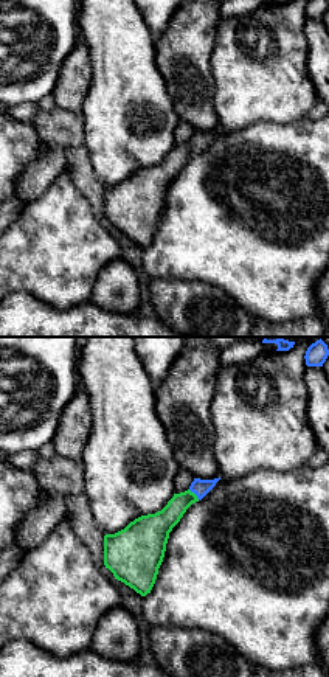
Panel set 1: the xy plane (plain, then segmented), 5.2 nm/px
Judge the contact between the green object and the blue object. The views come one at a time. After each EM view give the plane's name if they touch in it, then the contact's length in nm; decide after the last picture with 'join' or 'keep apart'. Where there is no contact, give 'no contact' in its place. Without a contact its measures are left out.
meets green in xy; contact 80 nm long

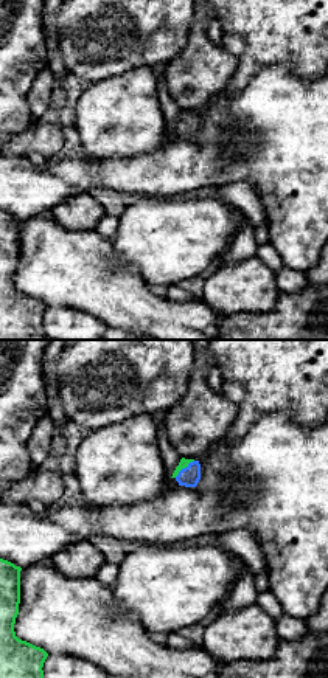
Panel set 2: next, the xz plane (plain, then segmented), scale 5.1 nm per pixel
meets green in xz; contact 140 nm long

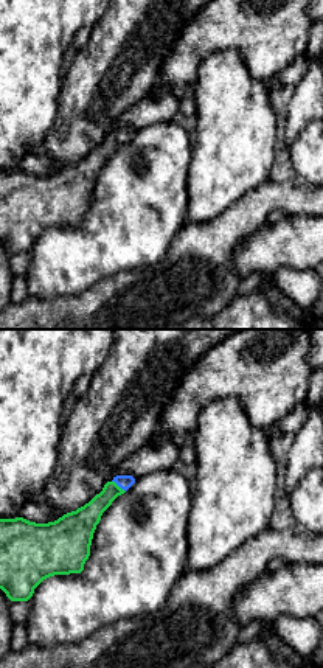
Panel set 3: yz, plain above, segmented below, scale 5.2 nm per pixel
meets green in yz; contact 90 nm long

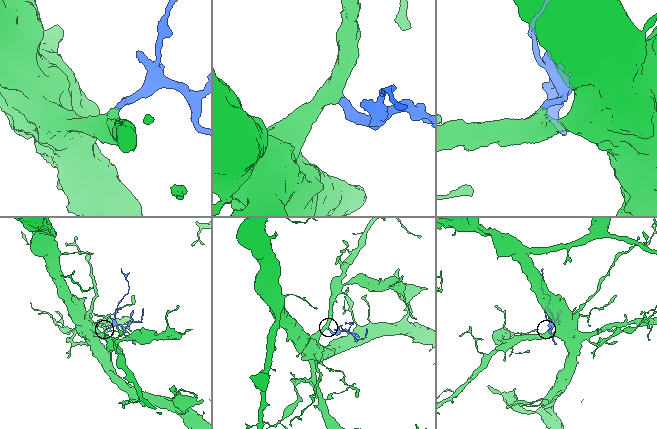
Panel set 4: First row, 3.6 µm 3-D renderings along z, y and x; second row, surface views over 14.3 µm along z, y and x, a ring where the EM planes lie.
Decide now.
join

